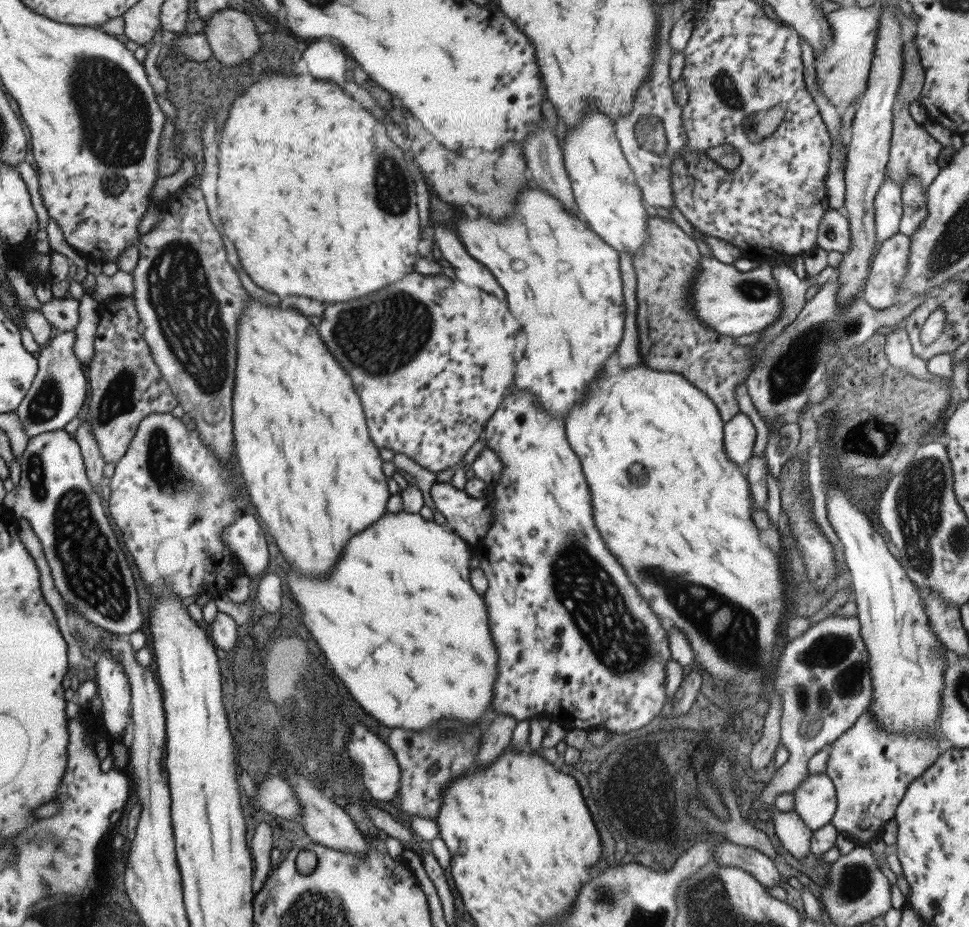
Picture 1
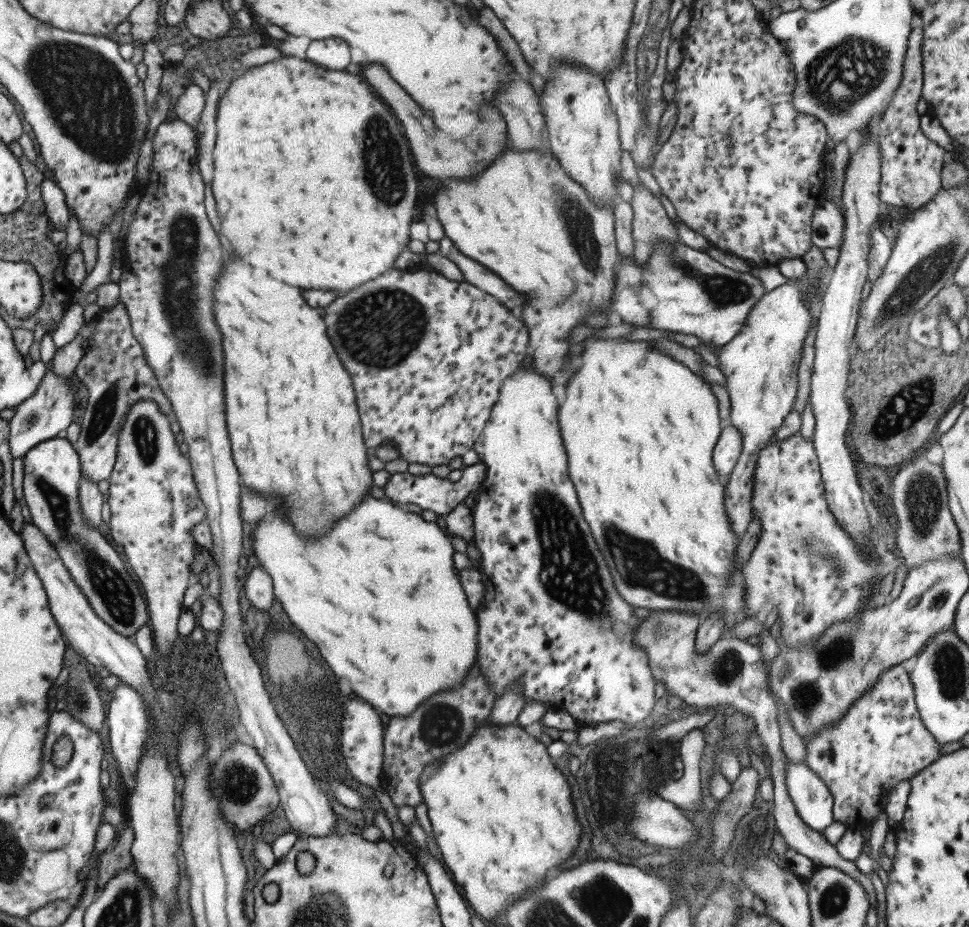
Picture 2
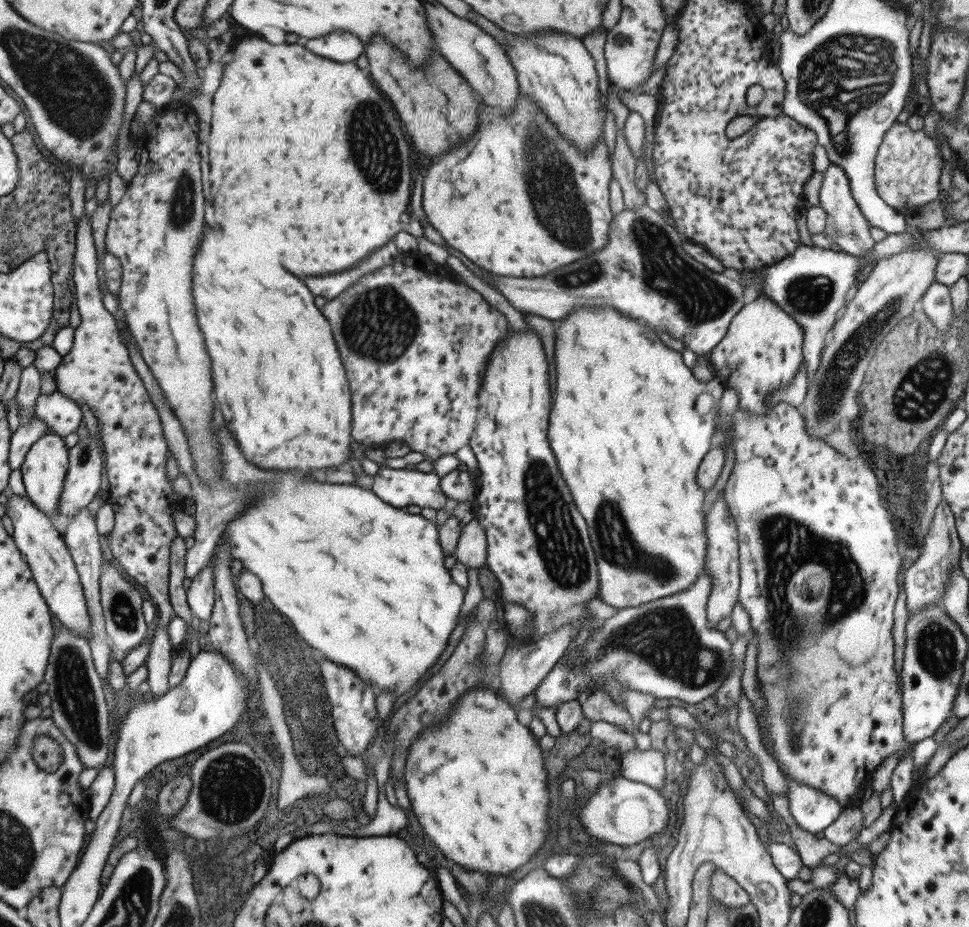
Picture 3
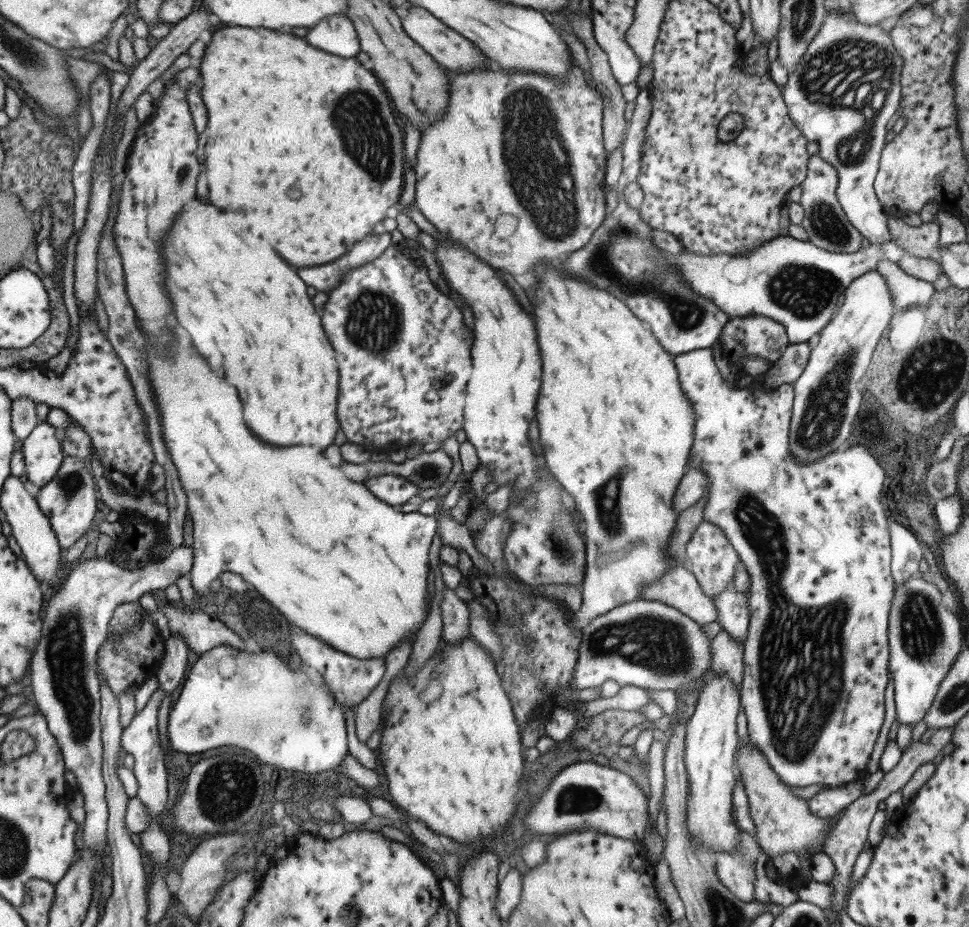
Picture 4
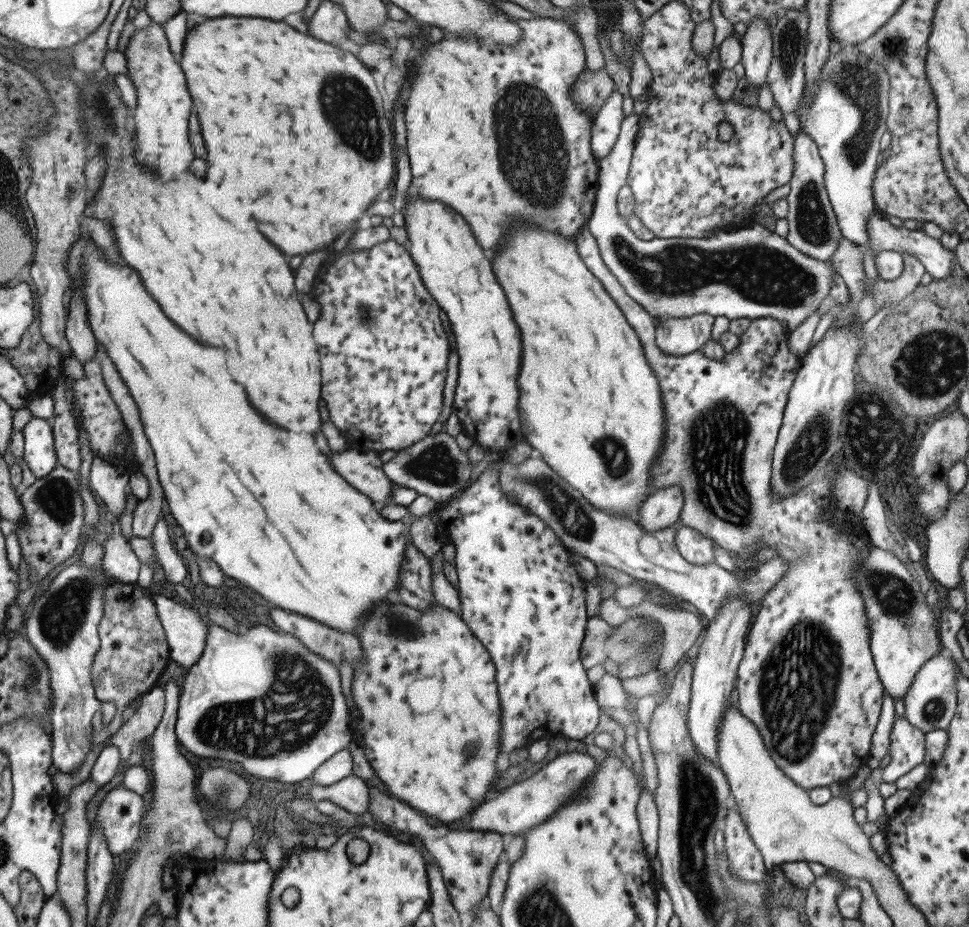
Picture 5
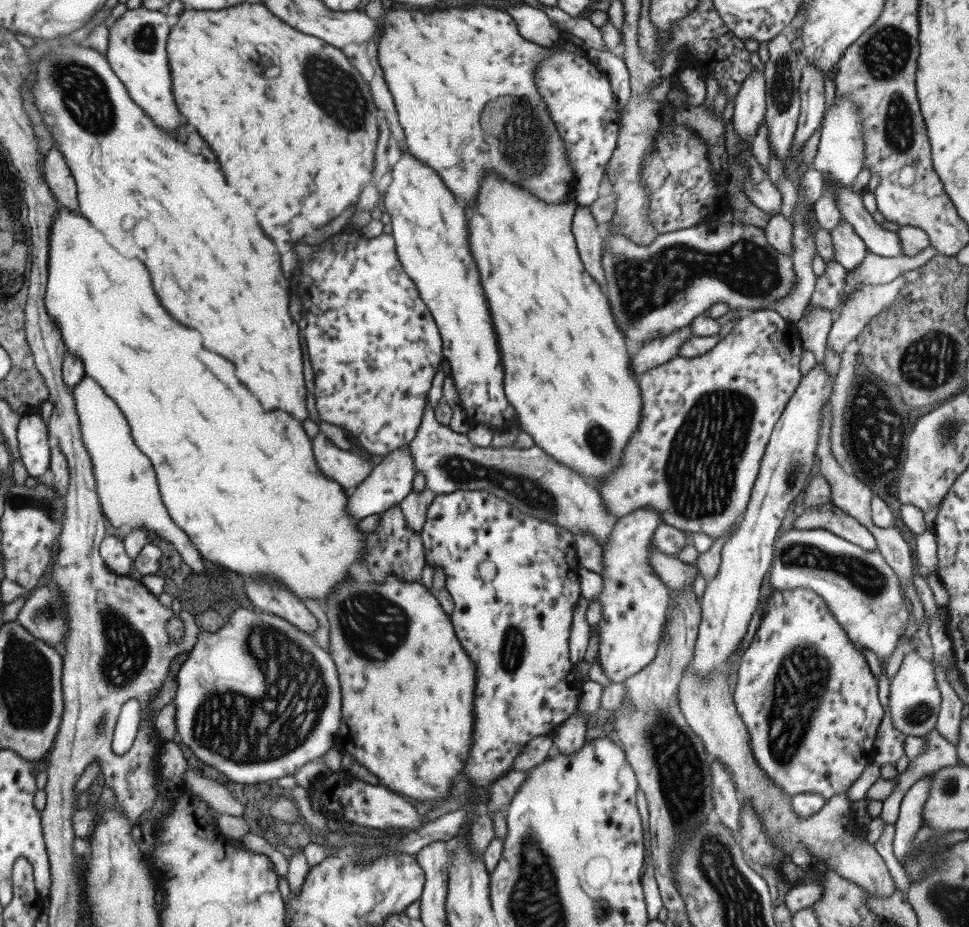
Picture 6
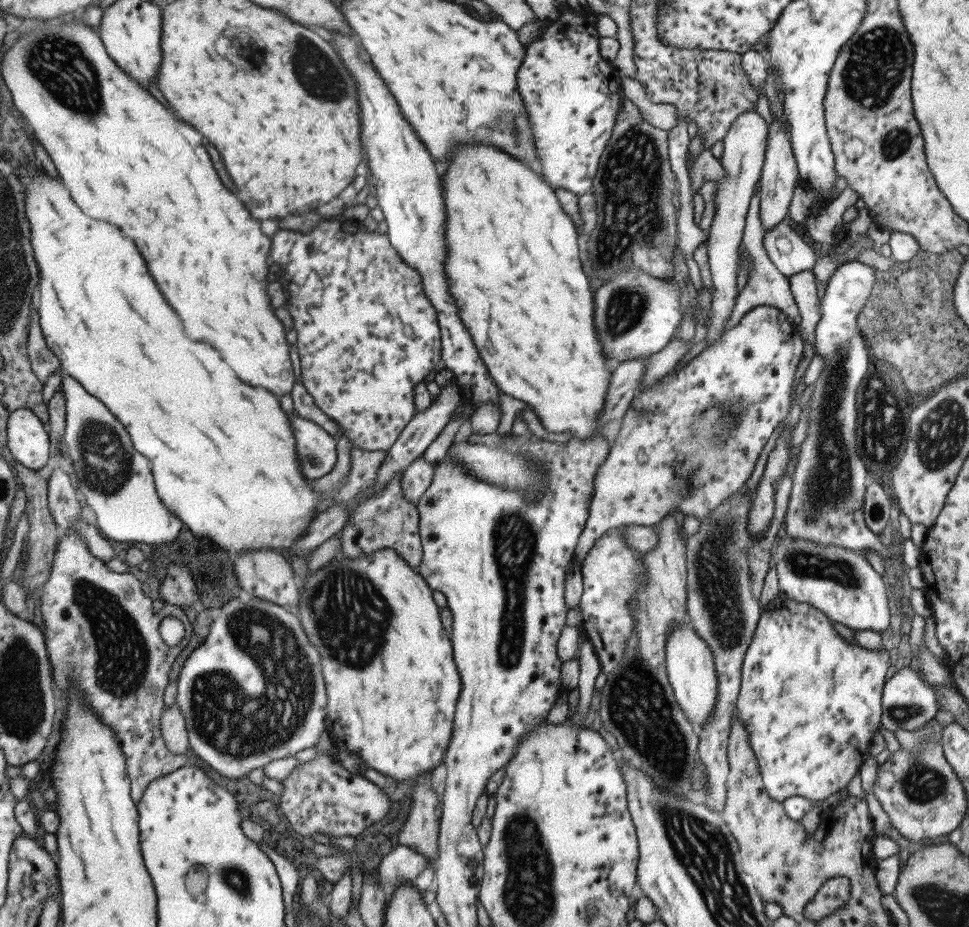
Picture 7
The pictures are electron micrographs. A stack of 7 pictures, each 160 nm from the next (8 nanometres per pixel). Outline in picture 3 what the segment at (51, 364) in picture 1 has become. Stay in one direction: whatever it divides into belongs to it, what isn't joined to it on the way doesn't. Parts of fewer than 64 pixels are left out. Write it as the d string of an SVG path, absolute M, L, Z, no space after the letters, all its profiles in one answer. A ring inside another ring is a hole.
M32 418L25 424L19 424L17 429L11 433L8 448L8 465L10 470L15 470L21 466L24 461L25 453L28 448L42 434L49 432L44 420L40 418Z

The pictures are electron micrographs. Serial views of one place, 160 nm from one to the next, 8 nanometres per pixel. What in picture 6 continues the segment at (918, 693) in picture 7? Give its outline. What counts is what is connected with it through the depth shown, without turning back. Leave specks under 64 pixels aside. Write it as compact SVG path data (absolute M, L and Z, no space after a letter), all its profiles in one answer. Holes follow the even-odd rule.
M908 648L897 673L888 681L887 708L893 728L905 735L923 736L935 726L940 700L939 690L933 679L933 667L915 650Z

